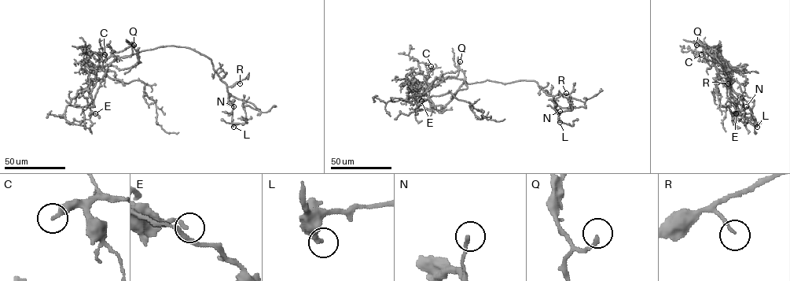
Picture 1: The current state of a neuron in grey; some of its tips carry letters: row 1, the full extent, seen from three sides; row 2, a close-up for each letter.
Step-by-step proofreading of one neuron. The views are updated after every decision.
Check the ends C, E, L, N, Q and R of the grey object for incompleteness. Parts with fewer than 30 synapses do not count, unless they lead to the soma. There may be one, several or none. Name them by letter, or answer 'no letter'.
no letter

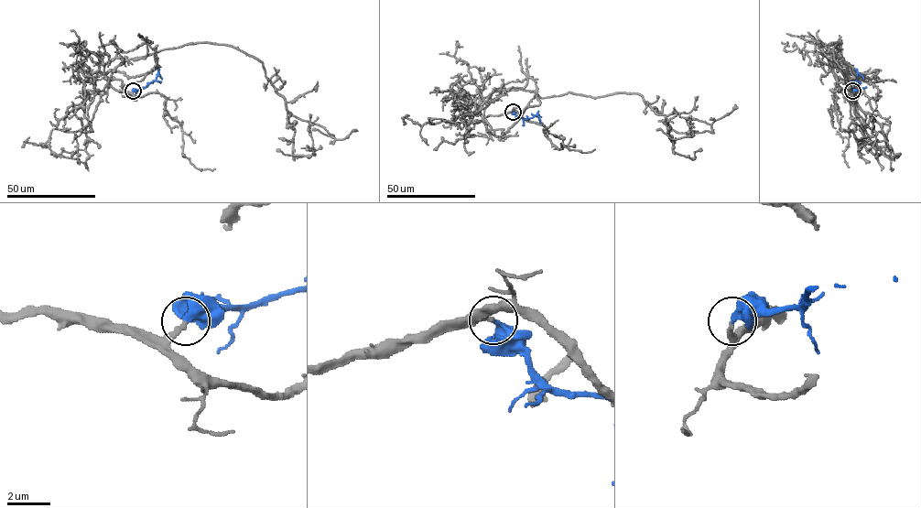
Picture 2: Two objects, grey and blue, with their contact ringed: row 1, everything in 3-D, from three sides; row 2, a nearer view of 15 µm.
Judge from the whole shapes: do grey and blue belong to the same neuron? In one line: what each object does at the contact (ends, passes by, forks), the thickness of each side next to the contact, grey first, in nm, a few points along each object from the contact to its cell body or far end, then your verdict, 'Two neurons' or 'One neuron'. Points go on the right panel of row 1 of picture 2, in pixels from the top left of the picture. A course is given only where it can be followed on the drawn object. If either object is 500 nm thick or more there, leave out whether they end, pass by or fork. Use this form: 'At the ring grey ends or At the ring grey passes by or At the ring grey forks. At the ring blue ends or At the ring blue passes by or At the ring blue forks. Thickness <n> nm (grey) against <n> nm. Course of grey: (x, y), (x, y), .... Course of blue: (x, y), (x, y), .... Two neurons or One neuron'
At the ring grey ends. At the ring blue ends. Thickness 220 nm (grey) against 360 nm. Course of grey: (852, 91), (858, 75), (829, 58), (834, 43), (856, 102), (872, 117), (880, 155), (871, 149). Course of blue: (852, 91), (860, 88), (856, 80), (858, 73), (863, 79). One neuron

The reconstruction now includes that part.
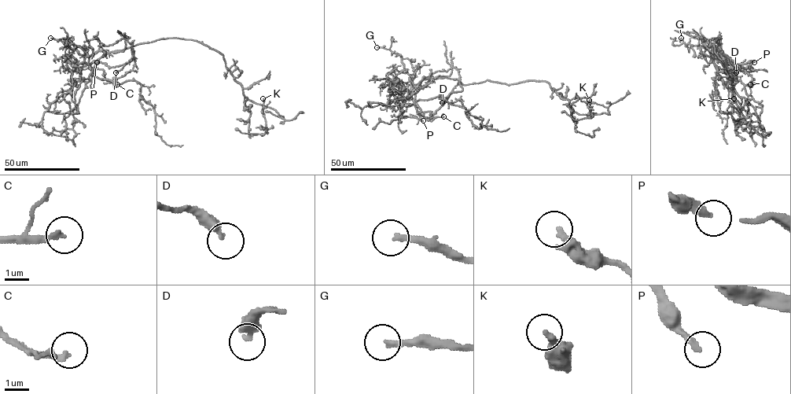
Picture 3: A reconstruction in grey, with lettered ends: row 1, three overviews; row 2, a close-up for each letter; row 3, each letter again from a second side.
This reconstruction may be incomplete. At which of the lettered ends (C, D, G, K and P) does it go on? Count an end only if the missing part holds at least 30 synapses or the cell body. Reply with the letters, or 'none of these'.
C, P

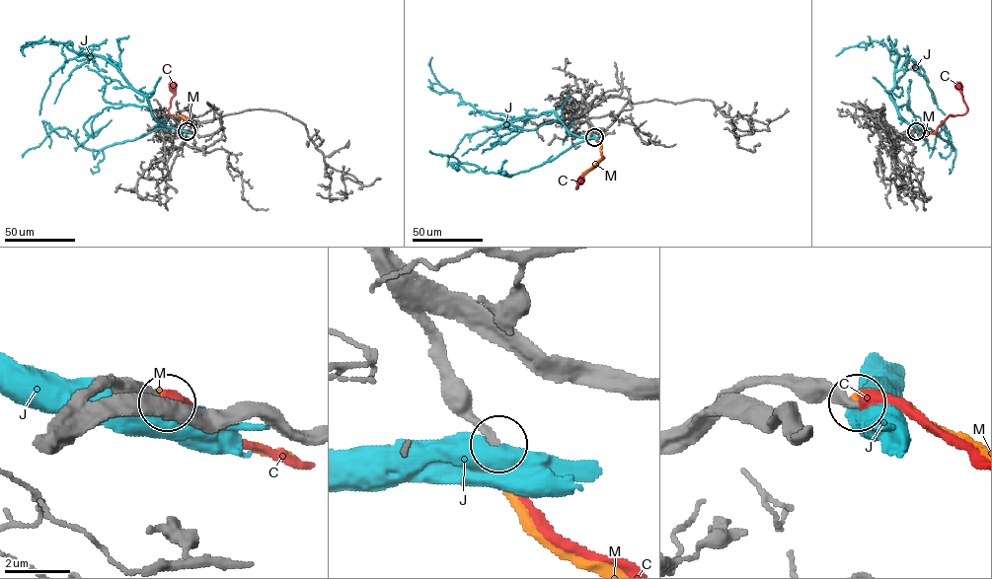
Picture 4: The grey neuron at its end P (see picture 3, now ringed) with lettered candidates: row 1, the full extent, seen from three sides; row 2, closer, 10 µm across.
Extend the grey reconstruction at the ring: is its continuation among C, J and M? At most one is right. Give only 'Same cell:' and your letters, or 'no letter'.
Same cell: C

